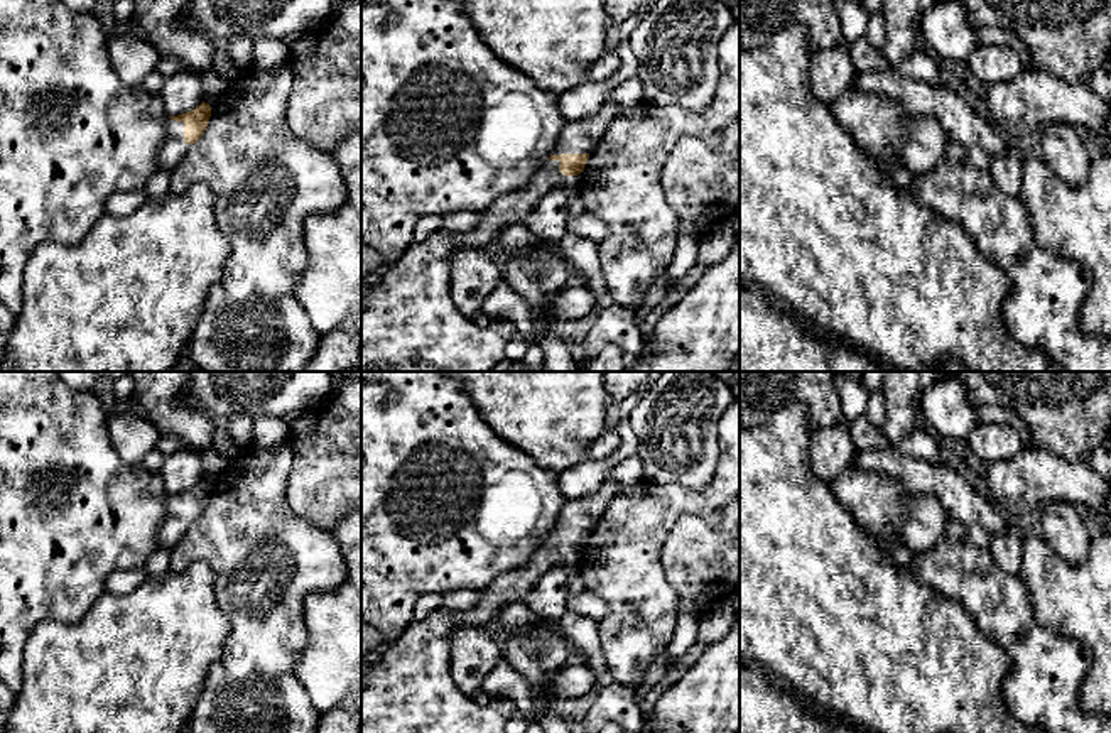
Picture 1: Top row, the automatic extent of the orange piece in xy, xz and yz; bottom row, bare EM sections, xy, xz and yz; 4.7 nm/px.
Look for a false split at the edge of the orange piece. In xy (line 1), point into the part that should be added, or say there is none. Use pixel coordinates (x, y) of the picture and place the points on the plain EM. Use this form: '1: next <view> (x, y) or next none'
1: next xy (174, 526)

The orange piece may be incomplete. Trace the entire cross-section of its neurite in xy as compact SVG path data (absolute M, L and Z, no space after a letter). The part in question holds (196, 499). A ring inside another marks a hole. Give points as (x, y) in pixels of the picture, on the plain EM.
M201 481L191 490L169 495L167 517L159 532L159 549L174 549L192 522L204 512L211 495L211 485Z

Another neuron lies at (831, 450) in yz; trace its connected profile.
M831 426L814 431L809 437L809 463L817 478L831 483L853 466L858 451L848 426Z

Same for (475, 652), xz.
M464 625L451 633L451 674L461 692L474 696L503 660L501 642L488 627Z

